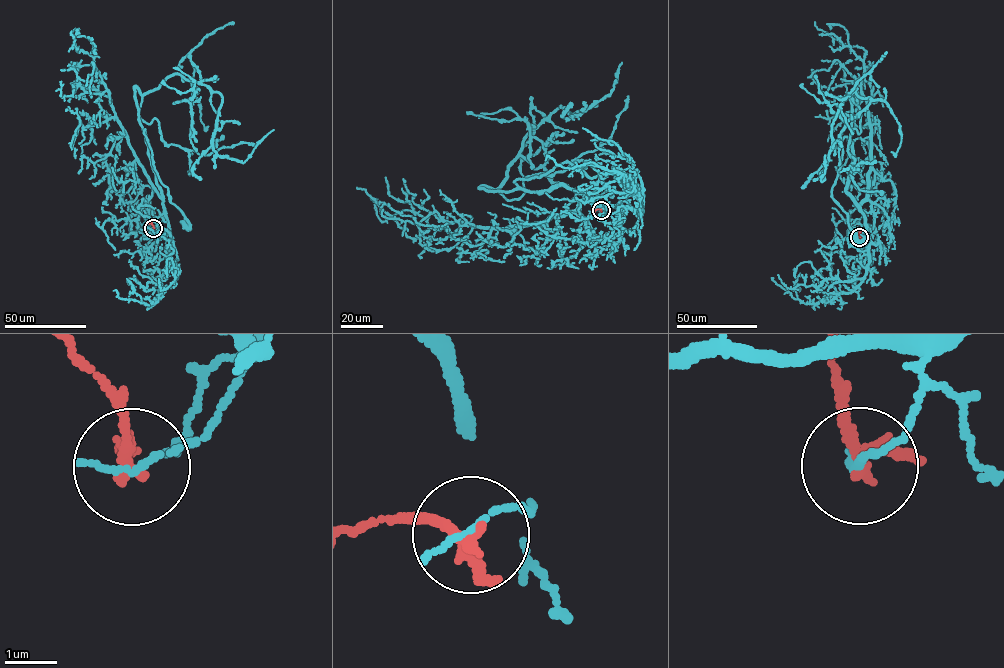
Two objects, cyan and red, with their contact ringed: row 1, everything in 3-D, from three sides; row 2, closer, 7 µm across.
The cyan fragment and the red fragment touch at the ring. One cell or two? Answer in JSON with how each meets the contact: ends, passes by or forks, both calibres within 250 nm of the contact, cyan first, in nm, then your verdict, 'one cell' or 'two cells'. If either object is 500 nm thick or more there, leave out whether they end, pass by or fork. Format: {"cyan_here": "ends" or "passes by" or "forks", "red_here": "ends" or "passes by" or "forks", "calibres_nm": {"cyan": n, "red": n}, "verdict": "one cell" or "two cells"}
{"cyan_here": "ends", "red_here": "passes by", "calibres_nm": {"cyan": 130, "red": 220}, "verdict": "two cells"}

